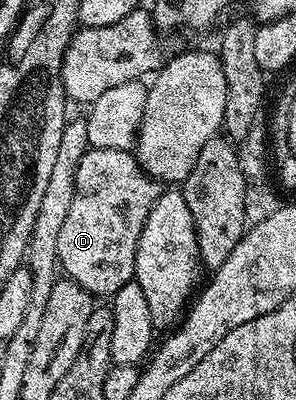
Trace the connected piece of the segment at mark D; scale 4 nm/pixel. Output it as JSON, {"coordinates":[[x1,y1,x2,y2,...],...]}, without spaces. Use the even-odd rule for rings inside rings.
{"coordinates":[[87,149,77,164,69,216,65,216,61,236,57,236,62,273,92,296,114,296,135,277,139,237,160,195,160,183,143,169,131,150]]}

